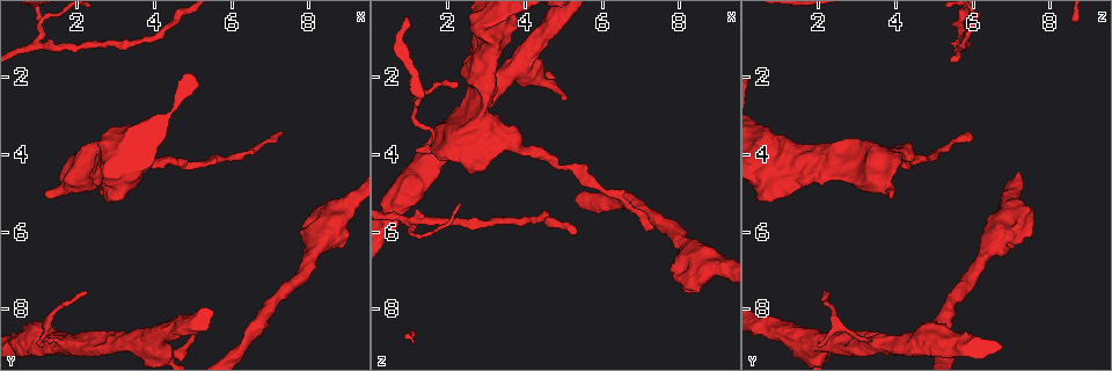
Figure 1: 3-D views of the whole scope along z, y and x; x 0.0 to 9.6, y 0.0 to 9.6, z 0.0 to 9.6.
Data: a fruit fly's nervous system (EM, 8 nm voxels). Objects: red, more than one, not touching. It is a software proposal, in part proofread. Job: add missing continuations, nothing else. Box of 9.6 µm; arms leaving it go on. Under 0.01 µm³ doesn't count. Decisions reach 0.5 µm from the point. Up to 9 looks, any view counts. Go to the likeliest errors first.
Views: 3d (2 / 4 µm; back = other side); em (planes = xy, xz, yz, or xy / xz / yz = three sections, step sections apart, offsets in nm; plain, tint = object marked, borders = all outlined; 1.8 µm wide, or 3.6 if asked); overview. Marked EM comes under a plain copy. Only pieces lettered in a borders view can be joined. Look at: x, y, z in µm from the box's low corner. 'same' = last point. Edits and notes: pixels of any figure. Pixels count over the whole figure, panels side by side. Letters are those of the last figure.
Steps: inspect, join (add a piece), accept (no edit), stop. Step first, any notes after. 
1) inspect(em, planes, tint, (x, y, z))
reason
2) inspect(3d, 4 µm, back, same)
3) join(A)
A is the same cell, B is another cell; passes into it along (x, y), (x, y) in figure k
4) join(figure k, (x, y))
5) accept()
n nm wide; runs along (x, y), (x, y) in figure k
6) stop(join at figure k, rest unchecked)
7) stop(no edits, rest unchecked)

inspect(3d, 4 µm, (1.15, 5.00, 3.90))
stops while still wide

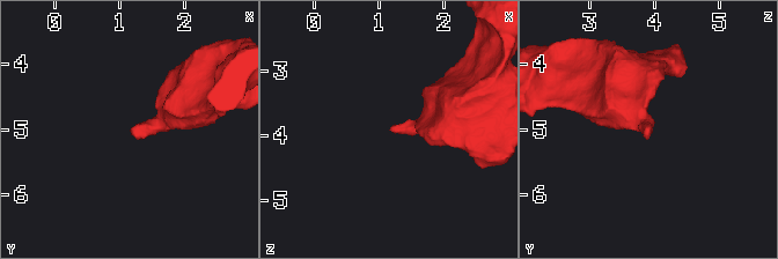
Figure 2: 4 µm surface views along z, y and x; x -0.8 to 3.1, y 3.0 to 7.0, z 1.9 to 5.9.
inspect(em, planes, borders, (1.15, 5.00, 3.90))
now the EM

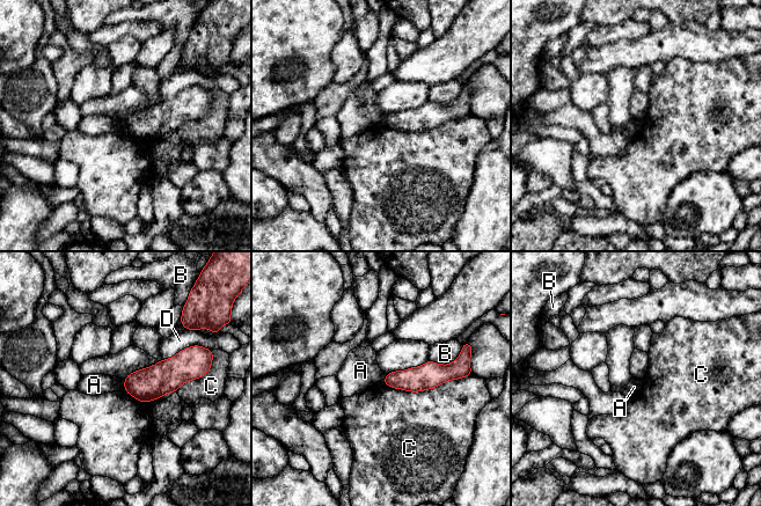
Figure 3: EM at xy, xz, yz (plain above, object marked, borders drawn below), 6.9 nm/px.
accept()
A, B, C and D are other cells; border along (123, 380), (125, 388) in figure 3; none of them fits

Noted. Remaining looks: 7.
inspect(em, 3.6 µm, planes, borders, (8.15, 6.05, 7.45))
thick end

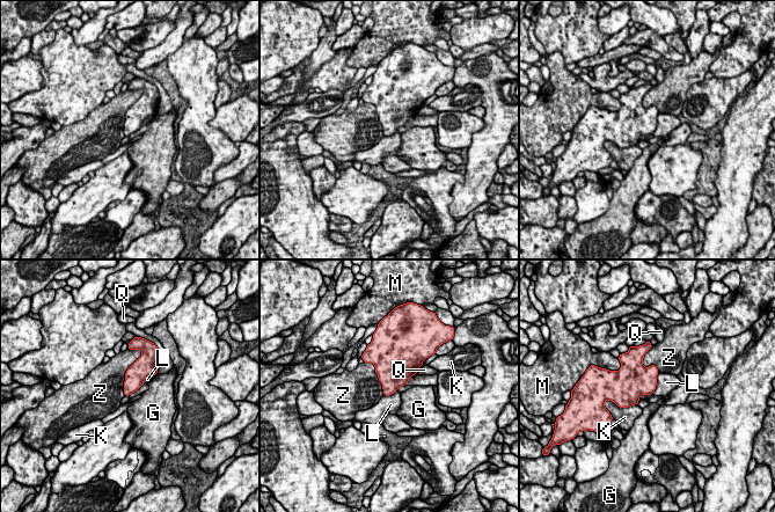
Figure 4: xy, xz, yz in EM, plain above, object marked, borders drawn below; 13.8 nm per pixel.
accept()
G, K, L, M, Q and Z are other cells; none of them fits

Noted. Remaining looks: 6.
inspect(em, yz, step 4, borders, (7.30, 3.45, 5.90))
tapers out

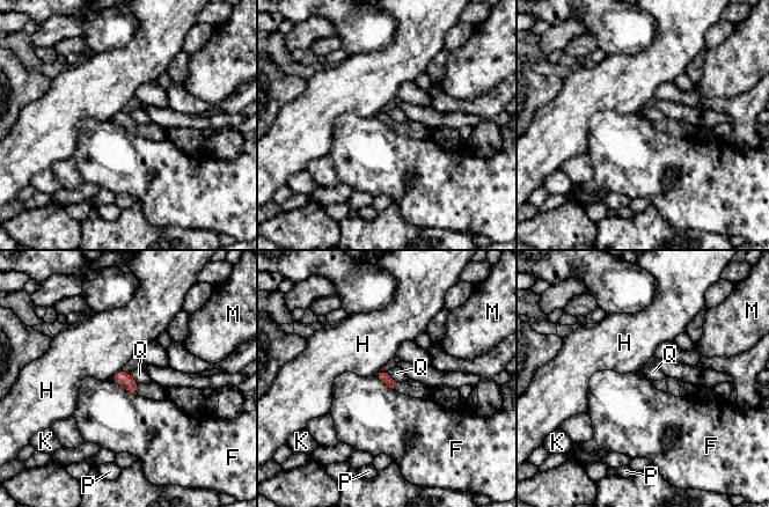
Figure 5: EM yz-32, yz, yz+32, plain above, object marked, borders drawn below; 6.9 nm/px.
accept()
F, H, K, M, P and Q are other cells; border along (111, 377), (127, 390), (137, 394) in figure 5; none of them fits

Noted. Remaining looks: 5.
inspect(3d, 2 µm, (1.05, 1.20, 5.70))
two arms in line, one across

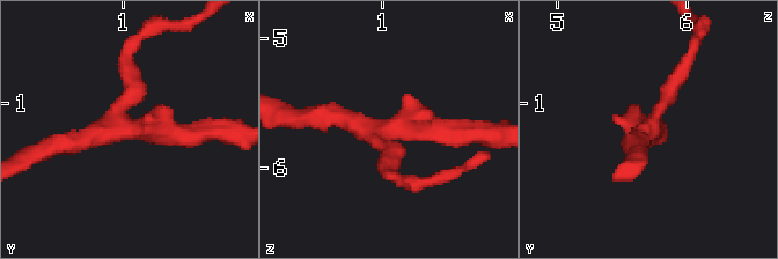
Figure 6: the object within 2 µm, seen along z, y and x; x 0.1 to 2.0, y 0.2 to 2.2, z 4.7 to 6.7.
inspect(em, planes, borders, (1.08, 1.24, 5.68))
need the tissue

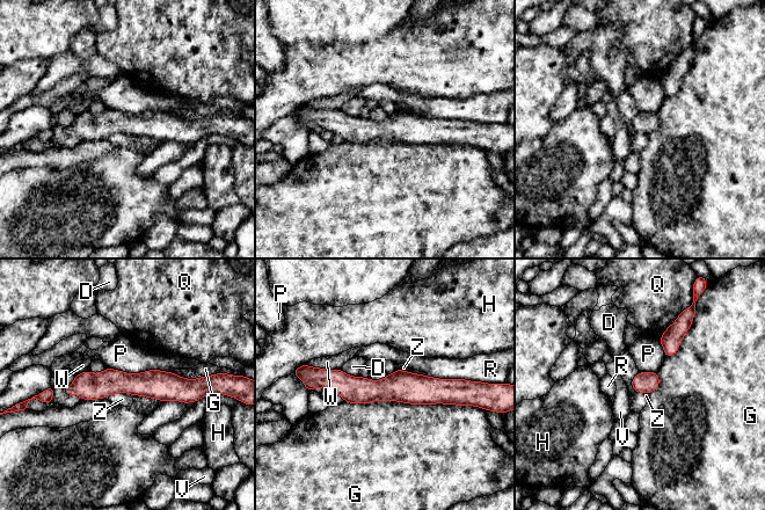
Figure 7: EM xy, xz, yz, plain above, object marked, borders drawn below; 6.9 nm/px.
accept()
140 nm wide; D, G, H, P, Q, R, V, W and Z are other cells; border along (135, 394), (111, 393), (104, 398) in figure 7; no lettered piece goes on from it

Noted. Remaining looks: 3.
stop(no edits, rest unchecked)

